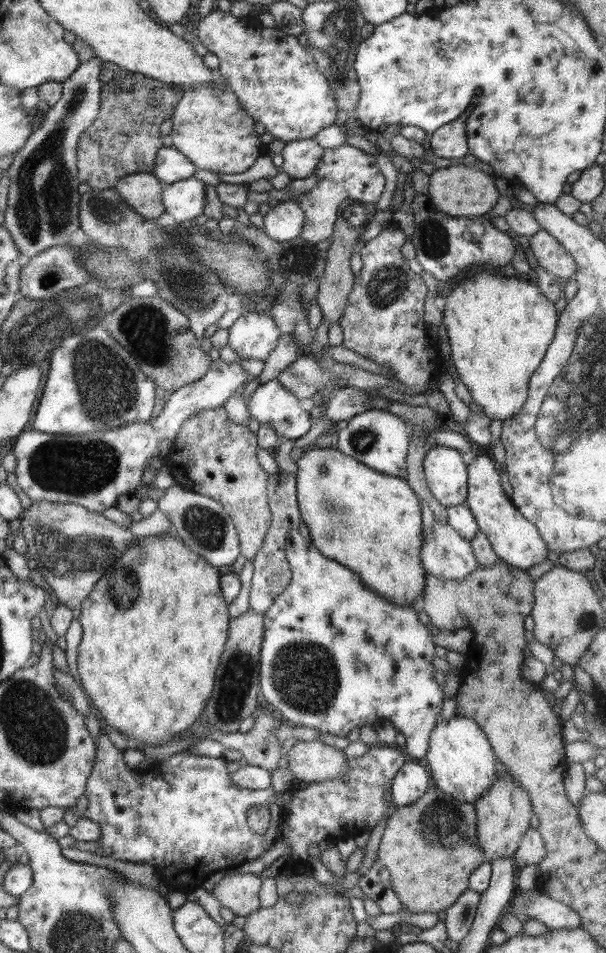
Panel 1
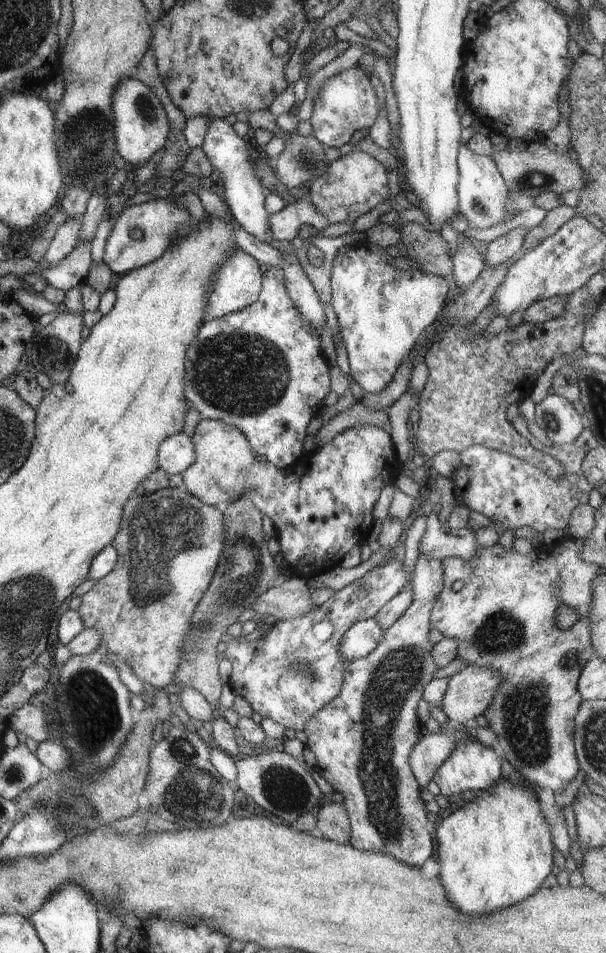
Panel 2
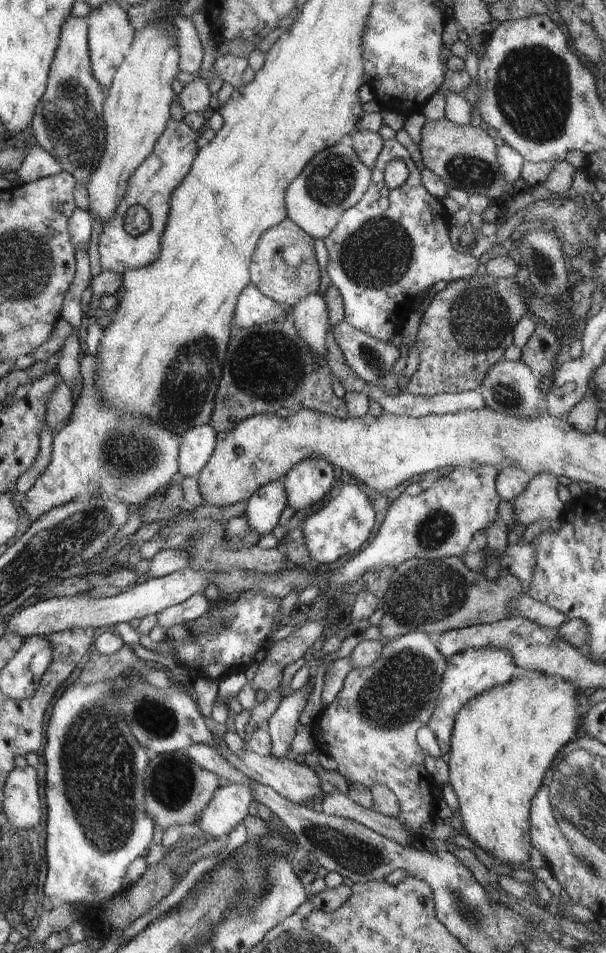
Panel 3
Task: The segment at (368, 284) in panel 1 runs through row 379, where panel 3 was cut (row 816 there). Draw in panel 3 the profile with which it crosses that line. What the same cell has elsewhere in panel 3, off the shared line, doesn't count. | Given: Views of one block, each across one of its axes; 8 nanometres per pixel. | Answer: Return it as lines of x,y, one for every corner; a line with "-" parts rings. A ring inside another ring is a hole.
421,631
407,633
406,635
402,635
400,638
396,638
396,640
392,641
383,639
382,642
383,648
380,658
378,658
378,660
376,660
376,662
374,662
372,665
363,668
354,667
351,672
348,672
348,675
343,683
343,688
336,694
336,699
334,700
333,704
322,710
321,716
314,727
314,730
318,733
317,736
319,740
319,744
316,746
316,748
318,748
321,753
325,753
326,755
332,757
338,763
338,772
344,776
349,783
362,784
368,788
377,783
388,786
388,789
392,790
392,792
396,794
401,807
401,812
398,814
398,816
396,816
396,818
398,818
400,825
406,831
413,833
414,838
408,842
408,844
412,844
412,842
418,836
421,838
424,836
424,834
421,834
423,825
433,820
433,818
436,816
437,800
432,792
434,781
425,768
425,752
418,745
417,733
422,726
429,724
430,718
433,716
434,710
437,706
438,690
441,688
441,681
446,673
447,663
449,660
440,653
440,650
437,648
432,638

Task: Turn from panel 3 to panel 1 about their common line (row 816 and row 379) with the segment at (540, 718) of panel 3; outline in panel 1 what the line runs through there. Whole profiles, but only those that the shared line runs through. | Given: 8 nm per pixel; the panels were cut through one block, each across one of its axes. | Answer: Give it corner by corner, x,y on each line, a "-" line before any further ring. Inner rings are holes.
480,272
480,274
474,274
474,276
468,276
468,278
462,278
458,284
452,286
452,290
448,292
448,295
441,302
441,309
443,312
443,323
445,324
448,336
449,344
451,346
451,363
454,367
454,372
457,380
462,382
473,396
474,402
478,406
482,406
484,415
488,415
491,420
506,420
509,416
515,415
520,412
522,405
526,402
530,380
532,374
540,367
546,351
554,338
556,327
558,326
559,315
556,312
555,304
552,303
539,289
539,284
532,285
528,283
528,280
515,278
510,276
504,276
504,274
490,274
490,272

